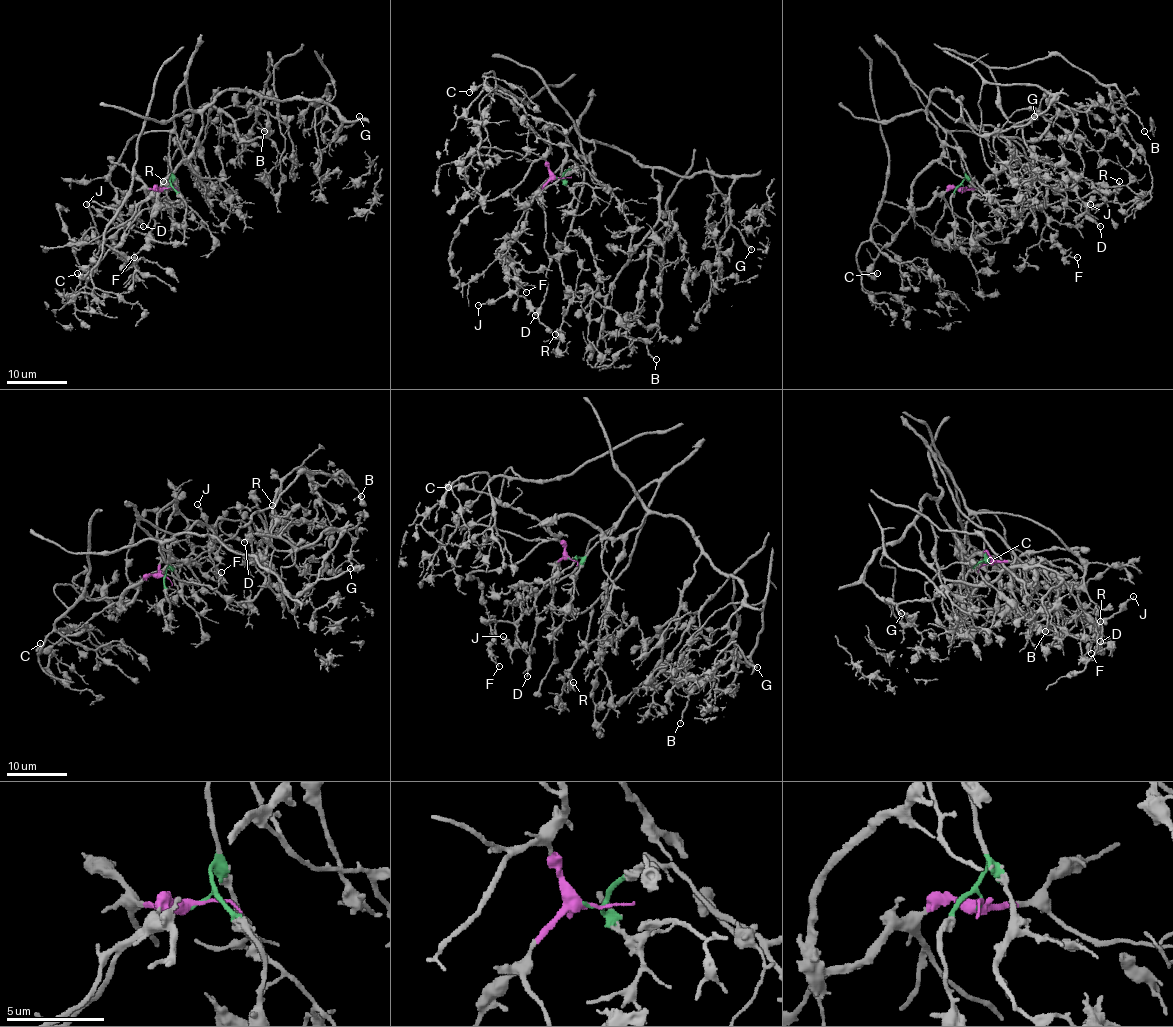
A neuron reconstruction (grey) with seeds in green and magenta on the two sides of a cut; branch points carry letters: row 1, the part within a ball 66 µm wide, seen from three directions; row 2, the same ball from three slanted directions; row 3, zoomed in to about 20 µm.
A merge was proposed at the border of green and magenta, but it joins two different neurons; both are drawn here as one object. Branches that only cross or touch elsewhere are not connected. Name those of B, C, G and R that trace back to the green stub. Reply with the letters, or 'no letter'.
R

